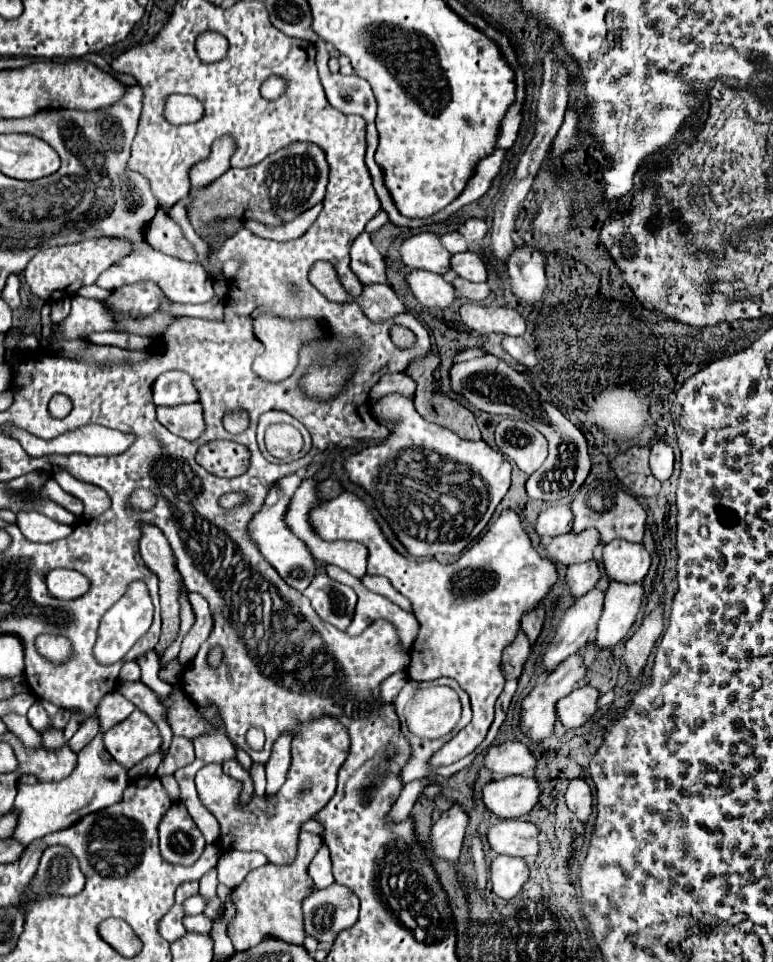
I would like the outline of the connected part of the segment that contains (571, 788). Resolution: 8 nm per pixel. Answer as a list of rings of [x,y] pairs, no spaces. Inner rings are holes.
[[[573,778],[567,786],[567,792],[565,792],[565,800],[567,800],[567,806],[571,812],[575,812],[575,816],[581,820],[581,822],[587,822],[589,814],[591,814],[591,802],[593,802],[593,796],[591,796],[591,788],[587,786],[585,780],[581,778]]]

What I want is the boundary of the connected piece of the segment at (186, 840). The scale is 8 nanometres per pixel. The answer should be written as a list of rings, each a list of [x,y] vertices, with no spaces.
[[[175,802],[161,818],[159,842],[161,856],[167,862],[183,866],[193,864],[207,844],[201,836],[201,830],[193,824],[185,804],[181,802]]]

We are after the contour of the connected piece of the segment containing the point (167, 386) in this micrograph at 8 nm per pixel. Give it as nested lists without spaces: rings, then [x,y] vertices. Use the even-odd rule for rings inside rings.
[[[165,372],[153,384],[153,400],[157,406],[177,406],[197,402],[197,390],[185,372]]]

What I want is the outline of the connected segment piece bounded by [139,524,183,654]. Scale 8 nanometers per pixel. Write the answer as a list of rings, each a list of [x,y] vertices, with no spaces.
[[[141,524],[141,540],[139,540],[139,548],[141,548],[141,556],[145,560],[145,564],[157,574],[159,578],[159,594],[161,594],[161,618],[163,618],[163,630],[161,630],[161,640],[155,646],[155,652],[163,654],[173,640],[177,638],[177,630],[179,630],[179,604],[177,604],[177,596],[179,596],[179,588],[183,586],[181,574],[175,568],[175,558],[171,552],[171,546],[165,538],[165,534],[157,528],[157,526],[149,526],[149,524]]]

